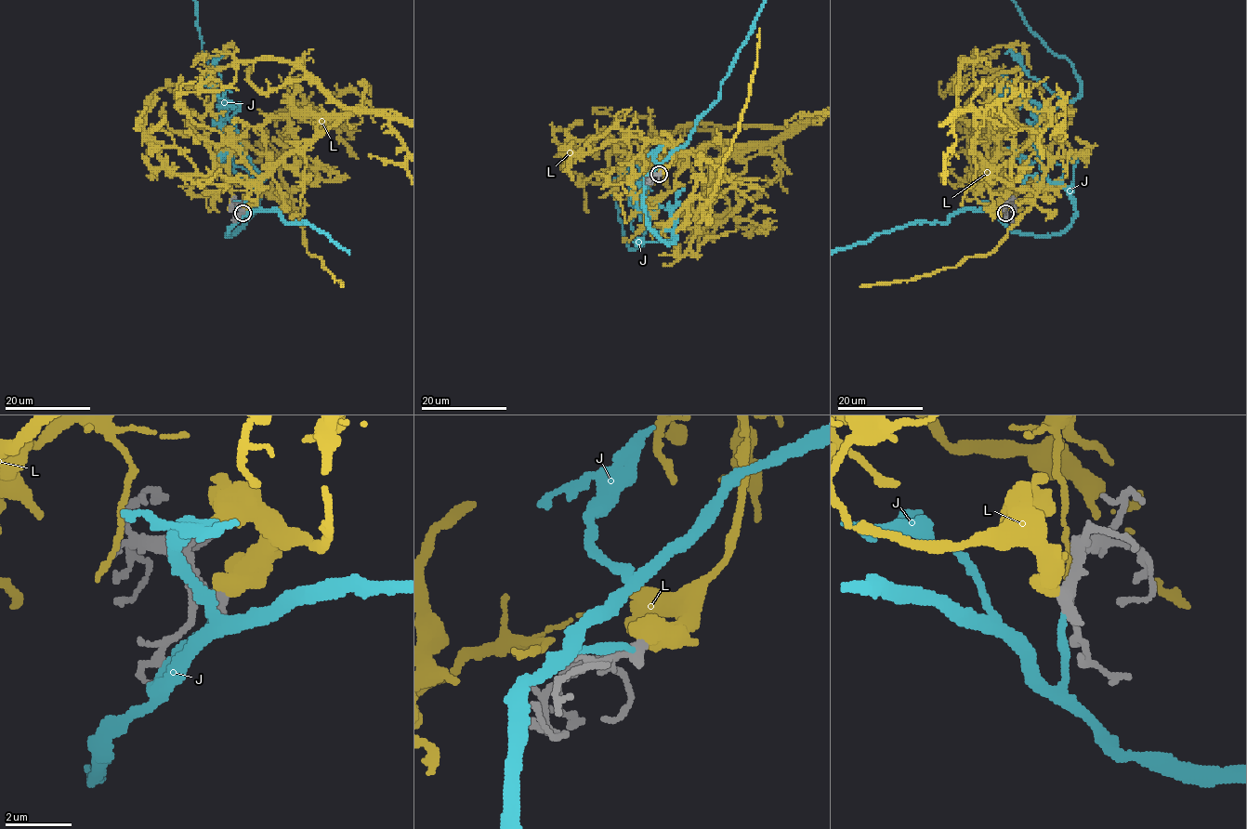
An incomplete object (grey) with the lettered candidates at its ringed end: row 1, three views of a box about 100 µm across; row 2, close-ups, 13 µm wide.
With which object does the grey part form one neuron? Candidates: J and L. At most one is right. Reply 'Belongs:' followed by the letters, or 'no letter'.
Belongs: J

